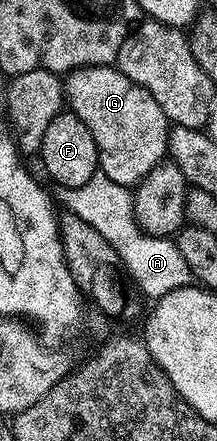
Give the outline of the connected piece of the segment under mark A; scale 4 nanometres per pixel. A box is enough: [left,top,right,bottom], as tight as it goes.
[61,173,192,301]

